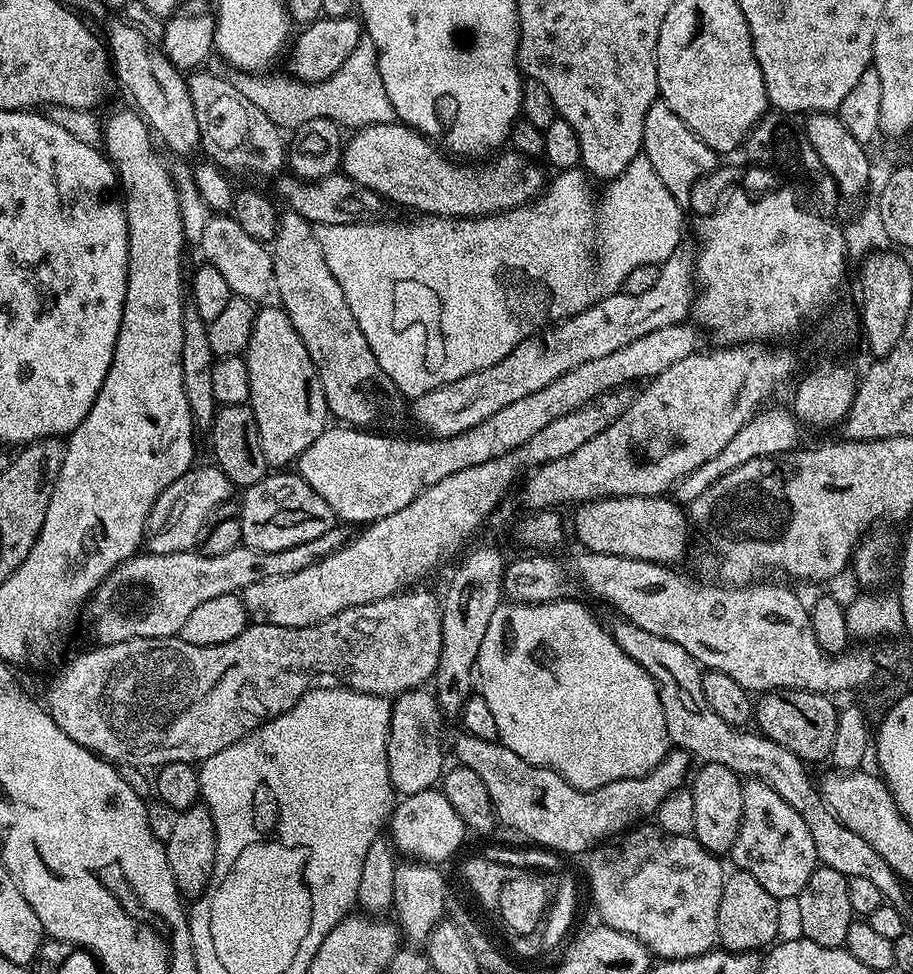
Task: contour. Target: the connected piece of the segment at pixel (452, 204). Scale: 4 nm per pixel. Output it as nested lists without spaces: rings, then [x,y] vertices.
[[[393,122],[391,124],[375,124],[353,131],[347,137],[342,151],[342,172],[362,187],[374,190],[385,201],[393,200],[404,208],[413,208],[413,213],[430,216],[447,216],[449,218],[475,218],[491,216],[498,212],[509,212],[512,208],[520,208],[540,195],[546,187],[546,175],[539,168],[535,159],[528,159],[515,150],[504,150],[497,160],[489,159],[480,162],[477,168],[471,168],[471,163],[455,164],[443,156],[445,153],[427,136],[410,128],[406,124]]]

